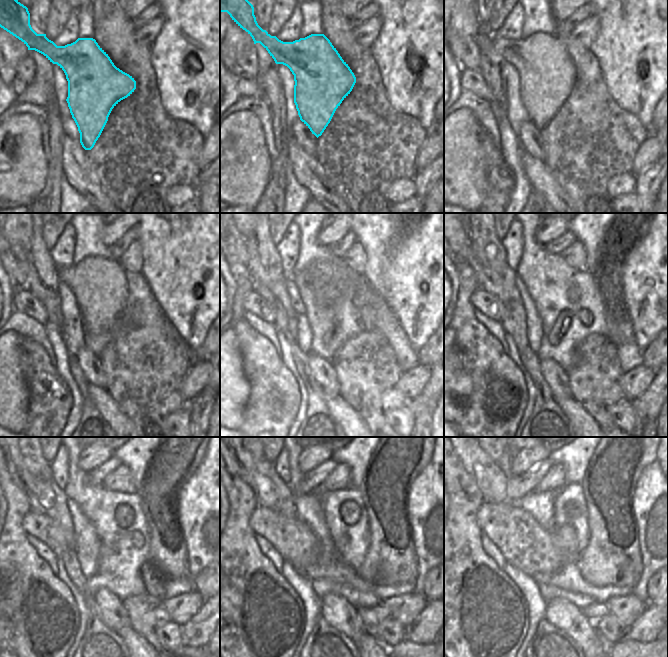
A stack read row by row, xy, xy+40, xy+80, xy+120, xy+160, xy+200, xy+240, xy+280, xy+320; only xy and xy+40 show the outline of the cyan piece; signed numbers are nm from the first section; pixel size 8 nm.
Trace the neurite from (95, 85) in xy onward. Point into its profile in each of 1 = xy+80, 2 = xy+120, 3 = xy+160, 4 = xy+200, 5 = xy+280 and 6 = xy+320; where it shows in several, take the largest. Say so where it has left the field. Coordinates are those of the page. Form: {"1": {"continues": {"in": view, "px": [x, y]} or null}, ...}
{"1": {"continues": {"in": "xy+80", "px": [547, 73]}}, "2": {"continues": {"in": "xy+120", "px": [100, 286]}}, "3": {"continues": {"in": "xy+160", "px": [327, 290]}}, "4": {"continues": {"in": "xy+200", "px": [559, 291]}}, "5": {"continues": {"in": "xy+280", "px": [346, 517]}}, "6": {"continues": {"in": "xy+320", "px": [570, 508]}}}

